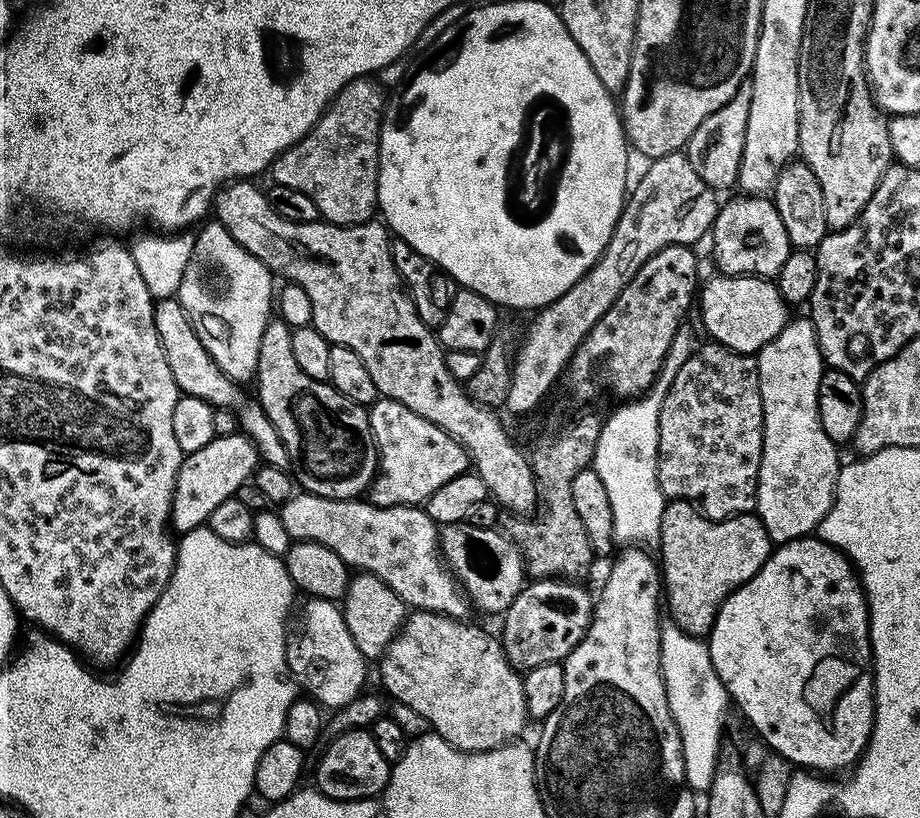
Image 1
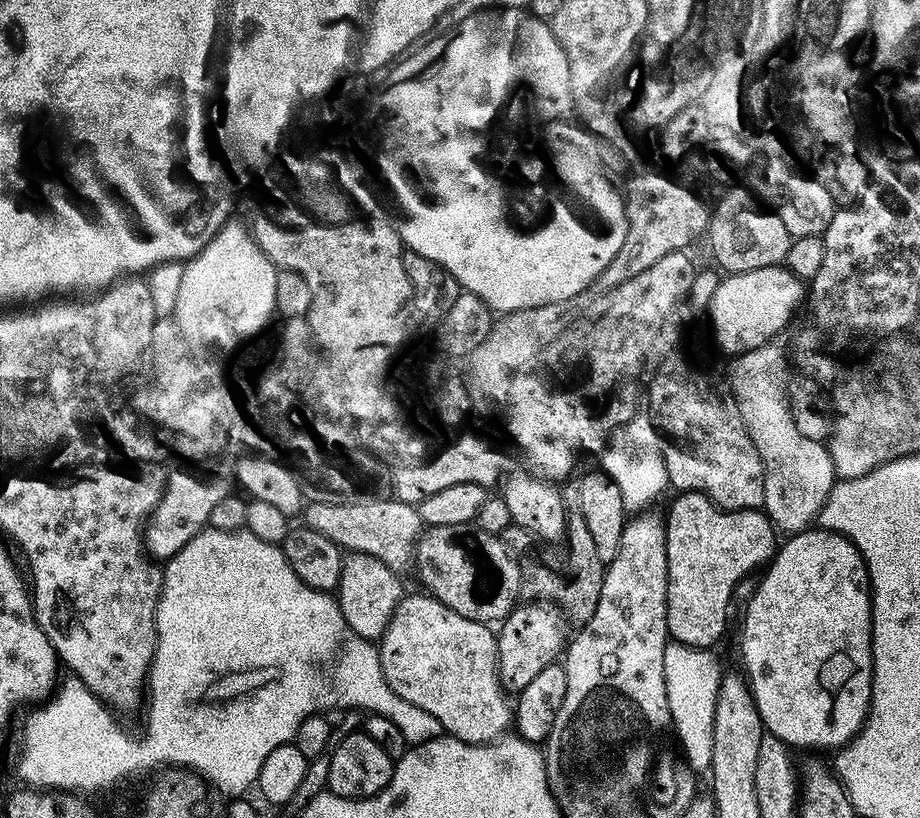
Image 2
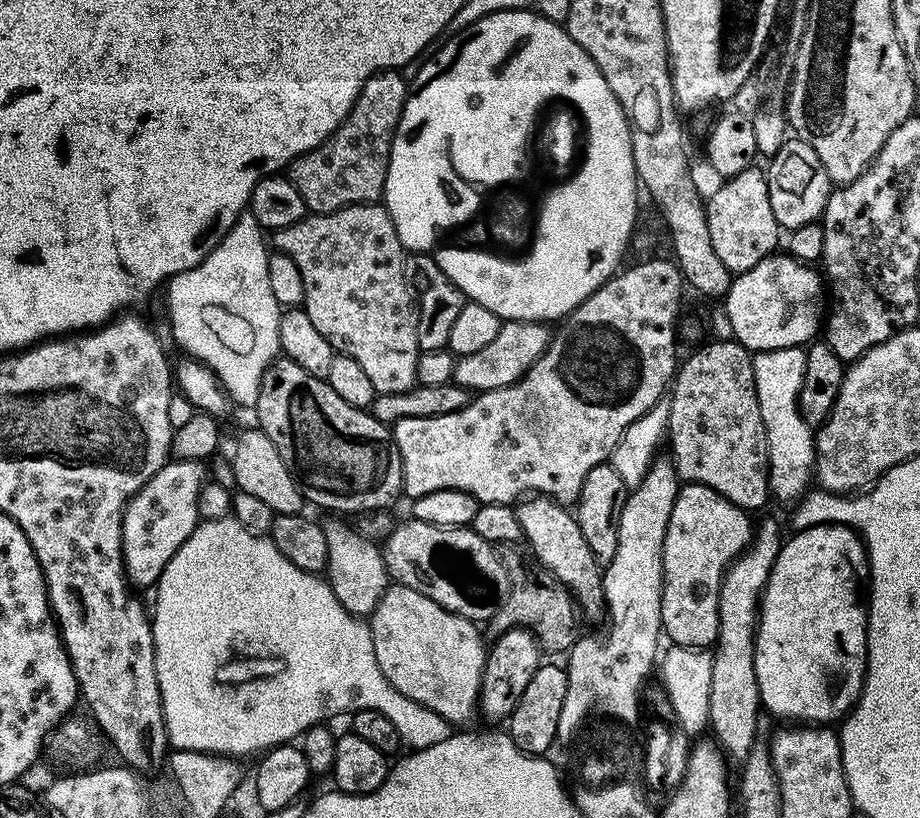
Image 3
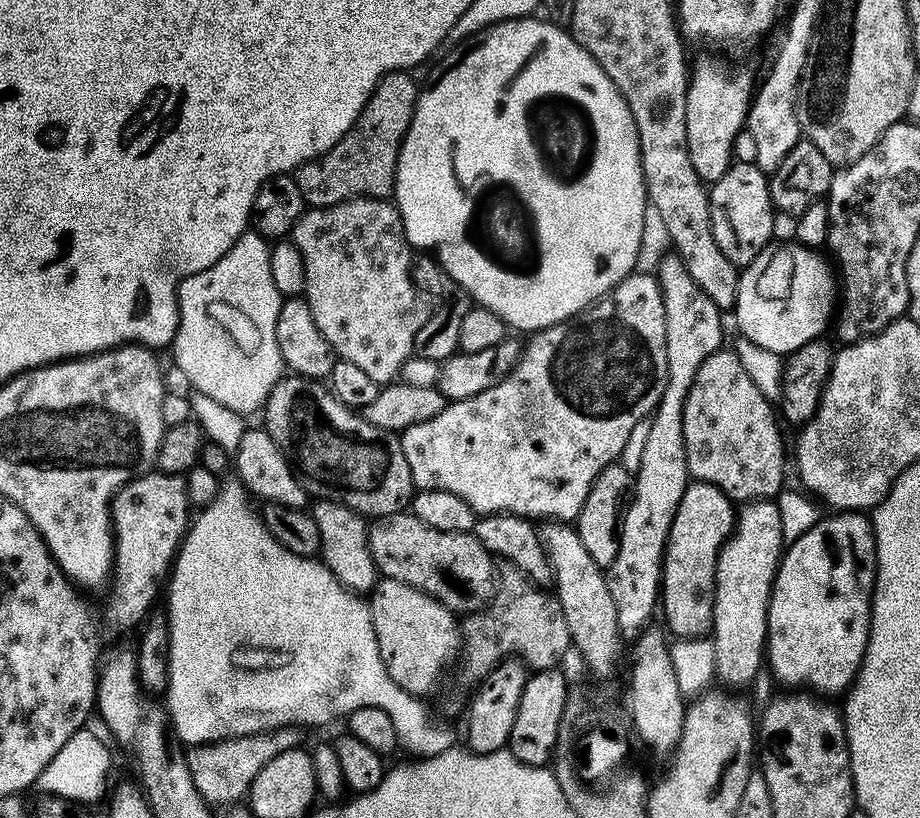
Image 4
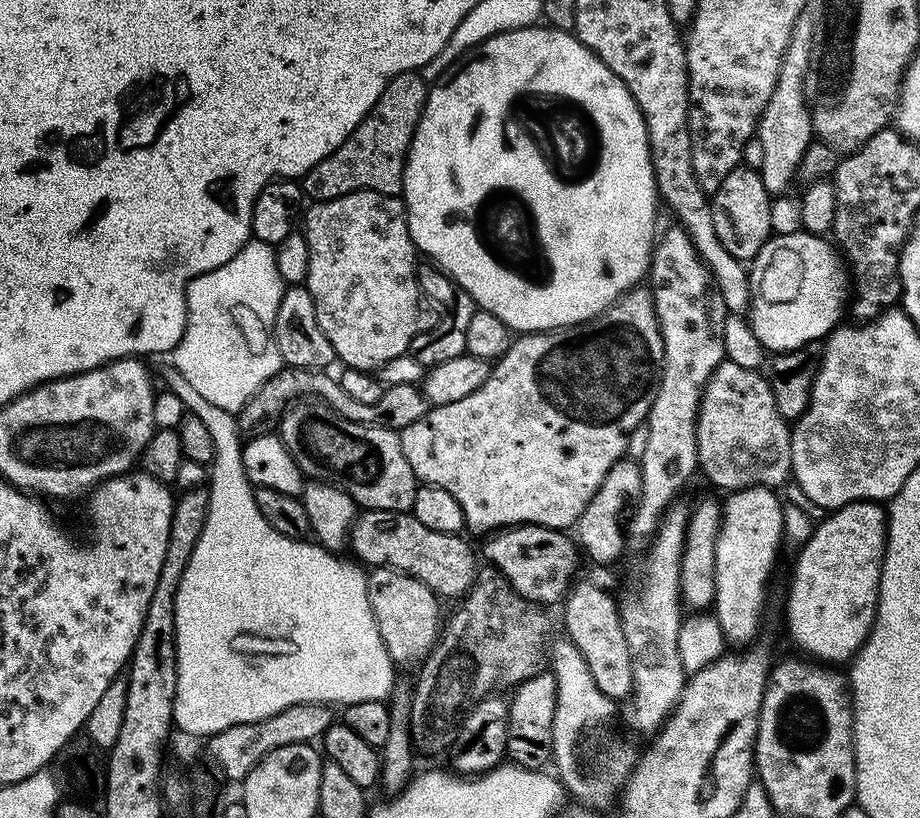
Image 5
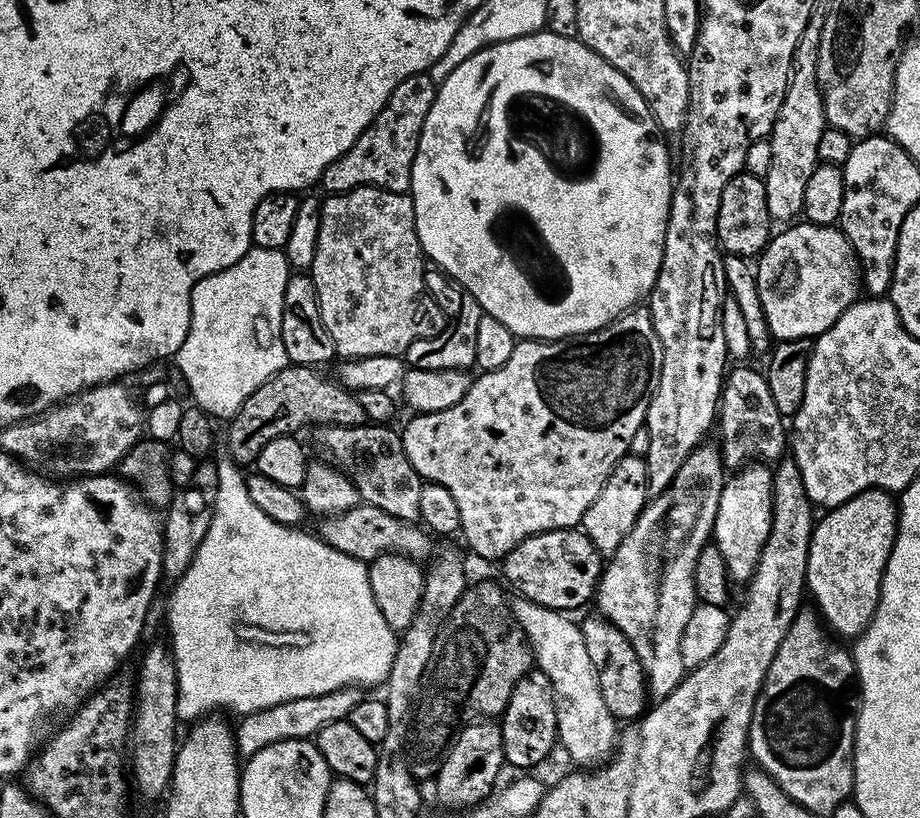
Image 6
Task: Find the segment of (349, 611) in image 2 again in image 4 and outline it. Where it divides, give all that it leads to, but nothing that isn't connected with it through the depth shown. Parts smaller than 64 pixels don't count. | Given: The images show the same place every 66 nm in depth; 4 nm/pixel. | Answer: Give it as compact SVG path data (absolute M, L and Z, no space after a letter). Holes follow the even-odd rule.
M327 498L317 499L311 505L310 515L317 523L321 539L319 559L331 570L334 578L338 578L343 588L357 594L371 593L378 579L378 571L368 545L369 521L353 508Z

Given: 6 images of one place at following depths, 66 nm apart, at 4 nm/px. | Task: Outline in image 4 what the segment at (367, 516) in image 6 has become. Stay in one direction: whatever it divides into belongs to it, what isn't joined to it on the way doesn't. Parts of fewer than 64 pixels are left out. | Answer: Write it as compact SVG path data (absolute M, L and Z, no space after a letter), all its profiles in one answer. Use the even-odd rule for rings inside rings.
M411 511L375 517L369 523L368 545L377 571L383 577L406 582L456 614L480 611L496 595L498 577L494 557L478 542L472 532L434 530L426 522L418 522Z

